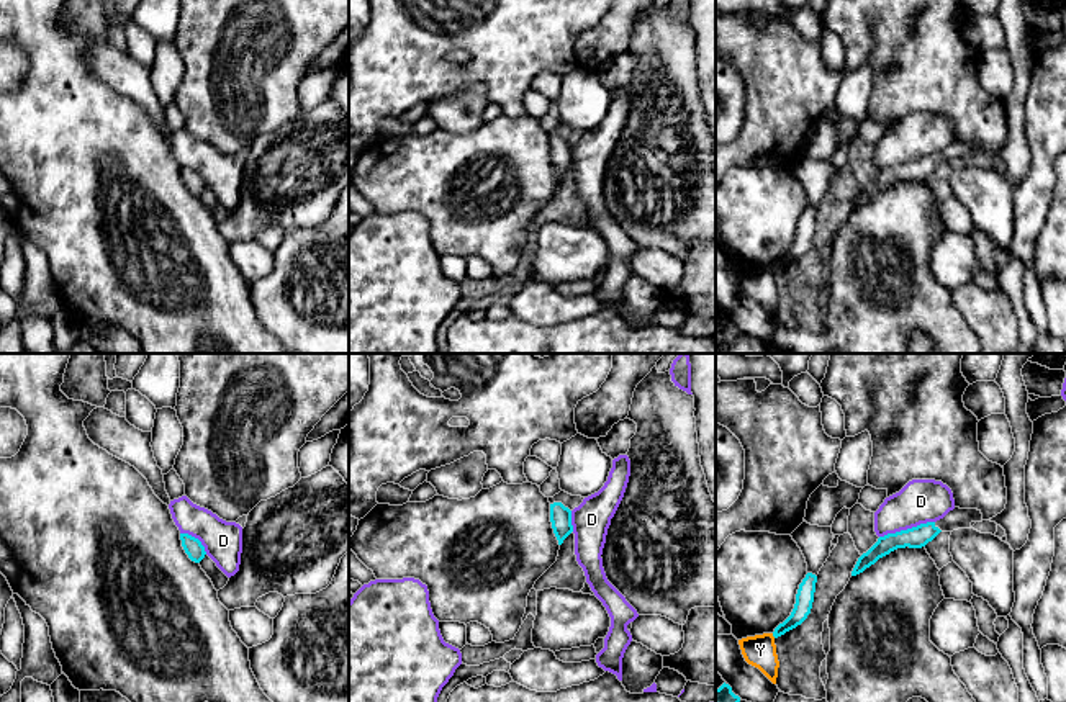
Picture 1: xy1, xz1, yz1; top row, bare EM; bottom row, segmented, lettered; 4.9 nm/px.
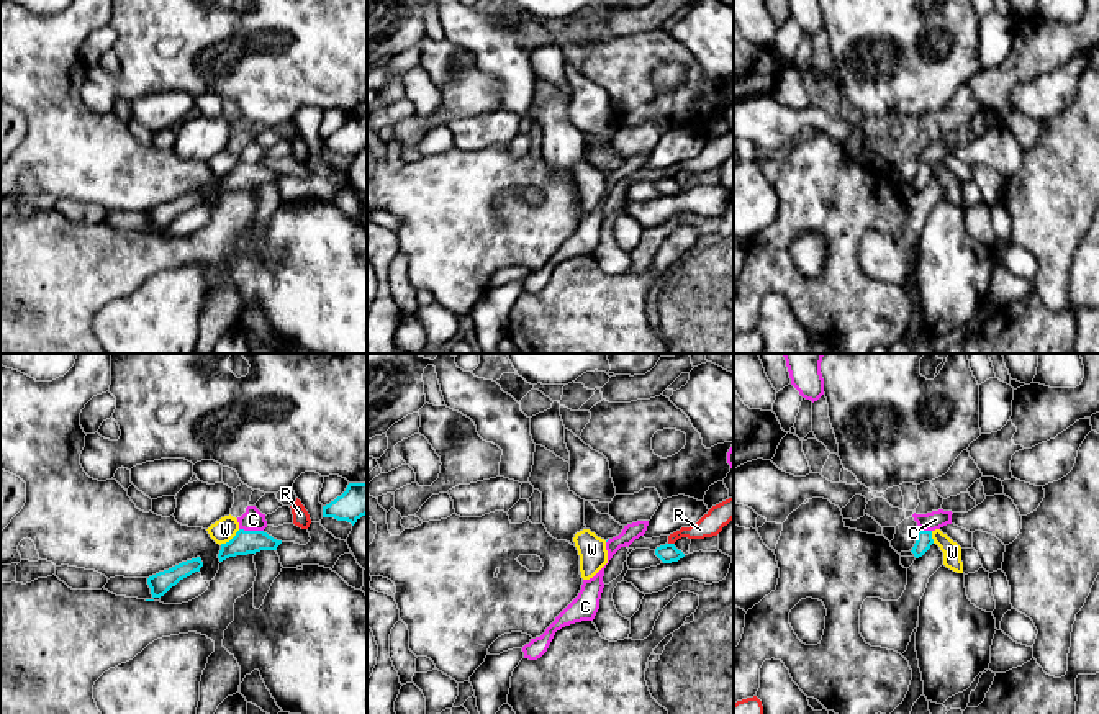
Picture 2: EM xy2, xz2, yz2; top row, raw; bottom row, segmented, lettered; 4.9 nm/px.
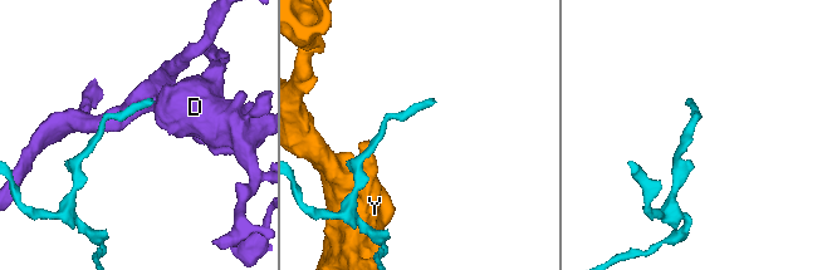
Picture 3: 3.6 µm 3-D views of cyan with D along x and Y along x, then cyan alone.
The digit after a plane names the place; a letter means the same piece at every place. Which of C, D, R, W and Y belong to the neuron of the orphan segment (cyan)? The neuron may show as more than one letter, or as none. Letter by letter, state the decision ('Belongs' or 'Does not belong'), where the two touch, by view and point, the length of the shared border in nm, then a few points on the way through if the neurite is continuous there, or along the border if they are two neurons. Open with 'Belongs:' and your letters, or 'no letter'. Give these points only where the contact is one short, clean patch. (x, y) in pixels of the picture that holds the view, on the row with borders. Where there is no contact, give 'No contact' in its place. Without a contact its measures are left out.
Belongs: no letter
C: Does not belong. Touches cyan at xy2 (251, 531). Shared border 120 nm
D: Does not belong. Touches cyan at yz1 (907, 529). Shared border 280 nm. Boundary: yz1 (934, 521), (880, 537)
R: Does not belong. Touches cyan at xz2 (672, 544). Shared border 30 nm
W: Does not belong. Touches cyan at xy2 (231, 539). Shared border 130 nm. Boundary: xy2 (239, 529), (220, 544)
Y: Does not belong. Touches cyan at yz1 (773, 635). Shared border 30 nm. Boundary: yz1 (772, 634), (775, 637)

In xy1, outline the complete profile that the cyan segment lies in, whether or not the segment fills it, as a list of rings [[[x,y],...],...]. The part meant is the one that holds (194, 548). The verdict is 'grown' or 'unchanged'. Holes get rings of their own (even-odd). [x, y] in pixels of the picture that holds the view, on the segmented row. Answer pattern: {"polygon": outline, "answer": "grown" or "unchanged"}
{"polygon": [[[180,533],[180,540],[185,553],[192,561],[200,563],[205,558],[206,551],[198,538],[188,533]]], "answer": "unchanged"}

